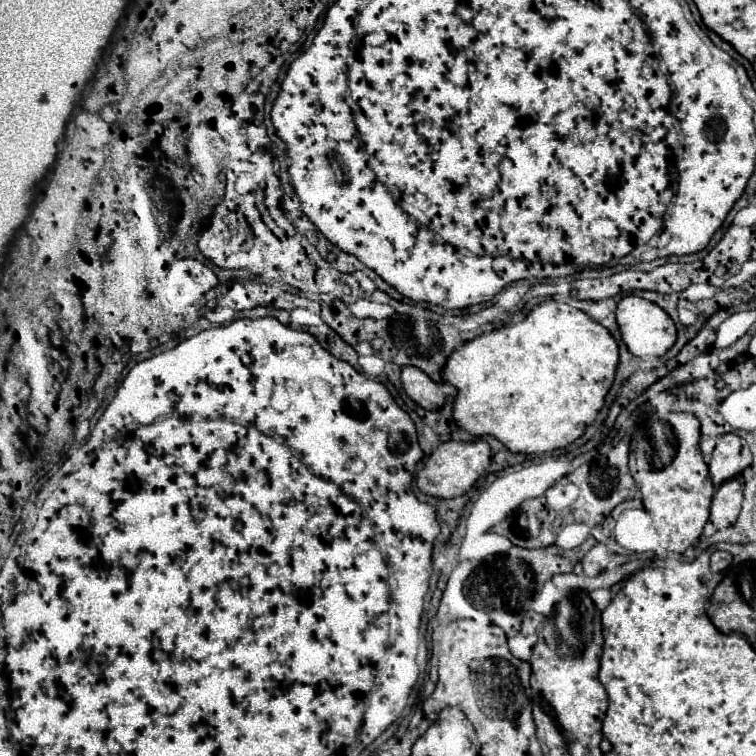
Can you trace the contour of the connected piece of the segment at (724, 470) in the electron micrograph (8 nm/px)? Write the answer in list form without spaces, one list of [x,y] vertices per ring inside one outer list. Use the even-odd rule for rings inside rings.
[[[730,431],[716,437],[716,449],[710,459],[710,473],[714,483],[720,483],[722,479],[740,473],[750,463],[752,463],[752,451],[738,433]]]

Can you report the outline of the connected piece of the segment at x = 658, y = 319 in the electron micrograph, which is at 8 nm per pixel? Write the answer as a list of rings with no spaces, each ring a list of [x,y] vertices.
[[[624,295],[618,305],[616,305],[616,325],[618,325],[618,331],[626,343],[626,349],[628,353],[636,355],[636,357],[644,357],[644,355],[664,355],[674,339],[676,339],[676,327],[674,327],[674,321],[654,303],[646,301],[644,297],[640,295]]]

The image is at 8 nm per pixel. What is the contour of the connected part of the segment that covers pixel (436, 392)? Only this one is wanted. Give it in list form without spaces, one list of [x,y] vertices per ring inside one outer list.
[[[406,365],[400,371],[400,377],[402,377],[402,385],[404,385],[406,395],[412,401],[416,401],[422,409],[436,409],[442,405],[442,401],[444,401],[442,391],[420,369]]]

